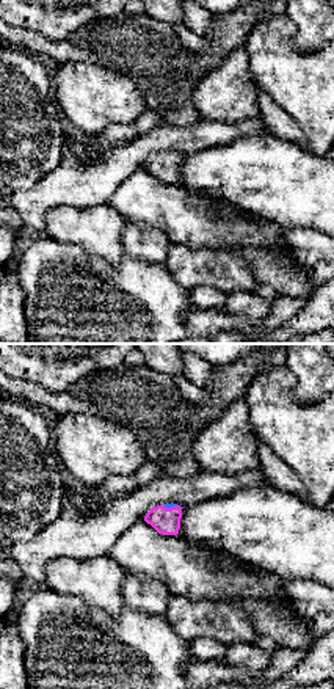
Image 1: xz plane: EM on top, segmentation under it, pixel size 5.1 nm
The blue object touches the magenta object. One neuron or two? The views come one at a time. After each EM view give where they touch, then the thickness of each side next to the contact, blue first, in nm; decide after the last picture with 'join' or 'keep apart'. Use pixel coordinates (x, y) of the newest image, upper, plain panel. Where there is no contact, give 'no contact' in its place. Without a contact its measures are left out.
meets blue at (170, 156); 30 nm thick on the blue side, 140 nm on the other

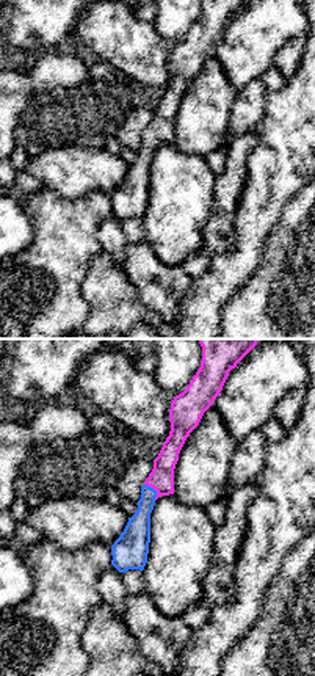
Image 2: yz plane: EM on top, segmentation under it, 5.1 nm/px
meets blue at (154, 138); 140 nm thick on the blue side, 130 nm on the other

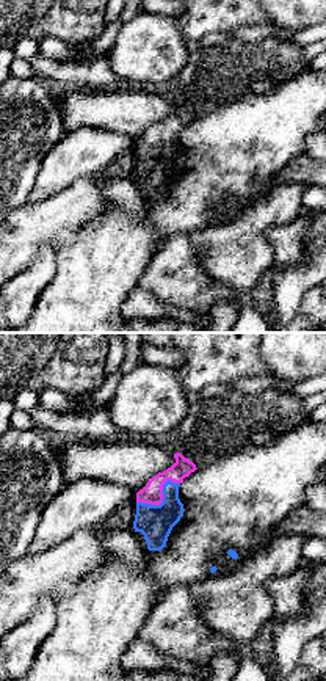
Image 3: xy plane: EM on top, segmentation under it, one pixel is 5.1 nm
meets blue at (163, 146); 180 nm thick on the blue side, 110 nm on the other

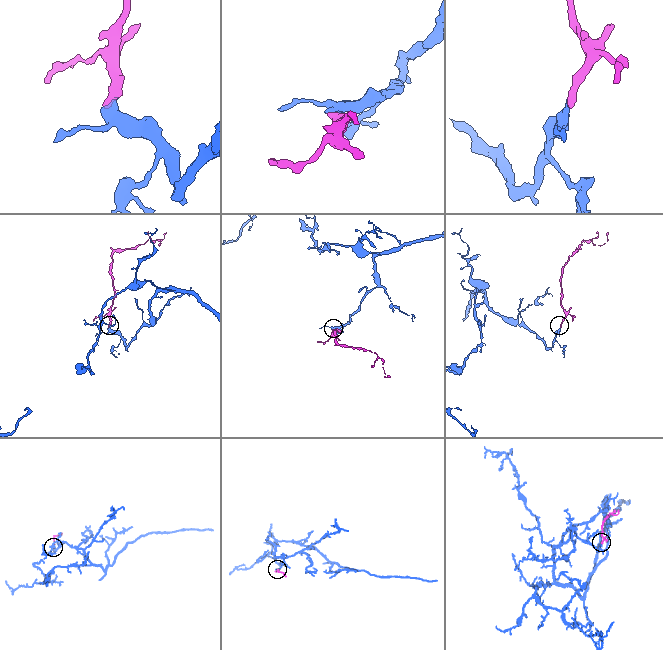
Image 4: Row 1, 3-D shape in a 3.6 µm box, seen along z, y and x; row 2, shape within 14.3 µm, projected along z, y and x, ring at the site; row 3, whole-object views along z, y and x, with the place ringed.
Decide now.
join

